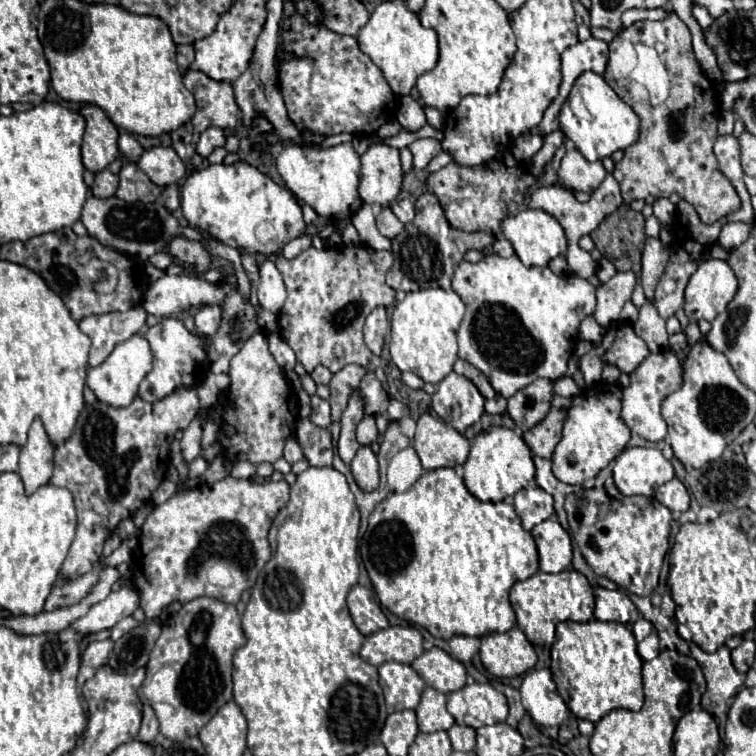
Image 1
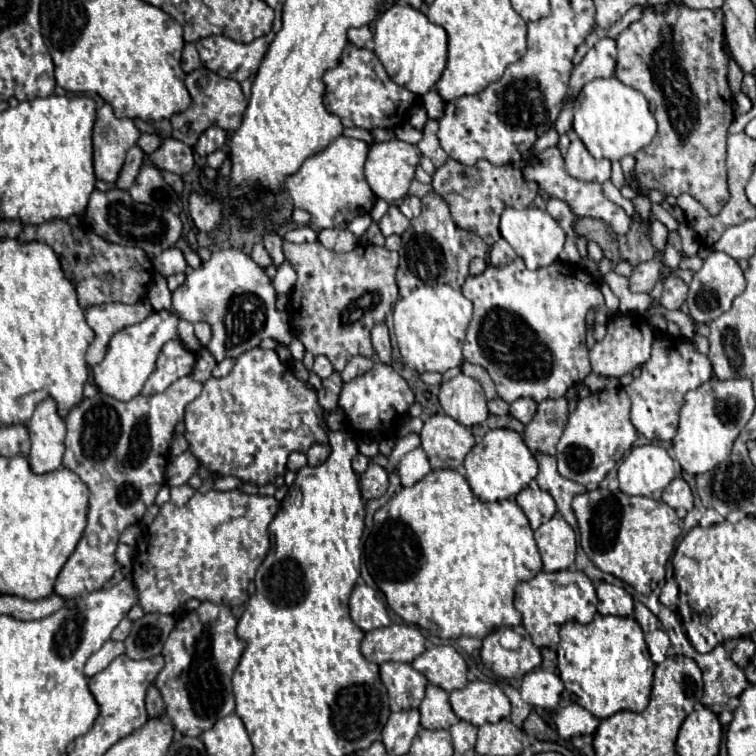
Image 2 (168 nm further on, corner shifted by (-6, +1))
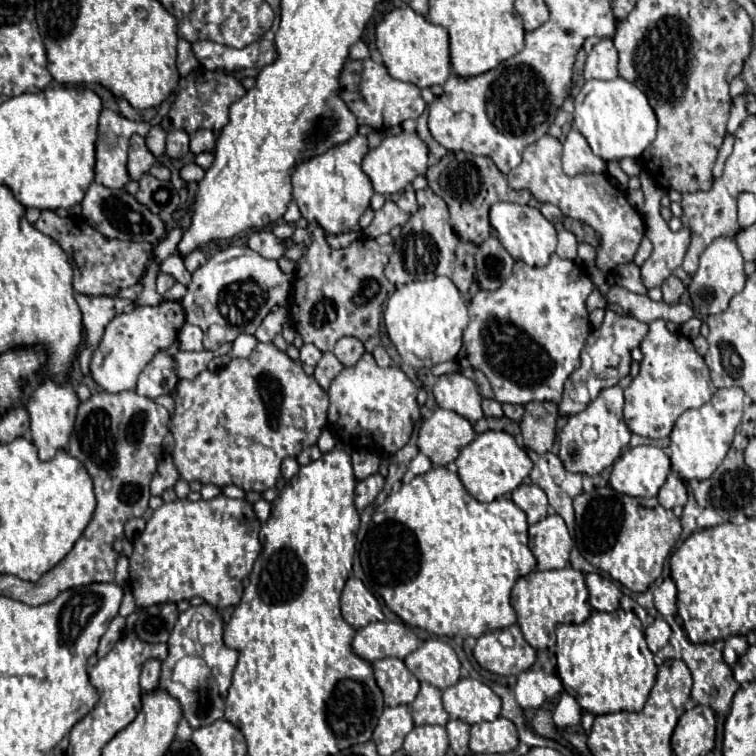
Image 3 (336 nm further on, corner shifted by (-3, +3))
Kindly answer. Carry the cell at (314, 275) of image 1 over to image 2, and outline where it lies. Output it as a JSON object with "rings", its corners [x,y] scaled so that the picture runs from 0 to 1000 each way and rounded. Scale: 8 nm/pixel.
{"rings":[[[376,319],[373,324],[378,345],[389,353],[394,369],[384,385],[384,419],[386,419],[386,435],[389,443],[399,451],[405,464],[413,470],[431,470],[439,480],[439,485],[452,493],[463,472],[479,470],[492,472],[495,462],[489,454],[489,435],[508,425],[511,414],[519,409],[519,403],[526,396],[526,380],[521,372],[524,356],[526,356],[526,335],[513,332],[500,324],[474,324],[468,332],[447,335],[431,329],[426,321],[384,321]]]}

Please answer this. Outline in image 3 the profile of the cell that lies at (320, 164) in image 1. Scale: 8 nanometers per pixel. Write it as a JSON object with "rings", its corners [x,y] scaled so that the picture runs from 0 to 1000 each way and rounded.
{"rings":[[[470,179],[464,187],[435,197],[425,208],[403,213],[390,224],[385,234],[388,266],[396,271],[396,279],[406,292],[419,292],[430,306],[440,311],[459,308],[472,300],[475,287],[483,282],[496,255],[491,237],[478,224],[478,213],[485,200],[485,181]]]}

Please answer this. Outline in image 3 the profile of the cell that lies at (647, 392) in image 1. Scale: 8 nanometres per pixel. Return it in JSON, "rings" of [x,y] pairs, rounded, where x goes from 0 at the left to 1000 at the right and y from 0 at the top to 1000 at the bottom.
{"rings":[[[877,422],[858,427],[858,440],[848,451],[845,462],[851,467],[848,491],[827,515],[827,560],[835,573],[848,578],[885,578],[901,546],[927,538],[943,525],[946,512],[938,499],[938,485],[919,464],[914,448],[901,440],[888,440]]]}

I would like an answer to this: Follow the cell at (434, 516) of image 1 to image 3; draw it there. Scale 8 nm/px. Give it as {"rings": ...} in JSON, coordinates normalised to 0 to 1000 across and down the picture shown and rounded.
{"rings":[[[573,618],[567,626],[562,628],[552,628],[546,631],[546,636],[530,642],[530,647],[525,652],[517,652],[507,668],[501,668],[493,679],[493,692],[485,702],[485,710],[480,713],[480,721],[478,721],[478,747],[480,747],[480,755],[491,771],[491,779],[507,790],[509,800],[533,819],[533,824],[538,824],[541,829],[557,829],[567,837],[575,837],[581,843],[602,843],[602,840],[610,840],[610,843],[634,843],[639,837],[649,837],[649,835],[657,835],[657,832],[668,832],[673,827],[679,827],[684,821],[681,816],[681,808],[676,803],[676,779],[681,774],[681,769],[687,763],[692,763],[694,758],[702,758],[710,747],[705,731],[700,729],[700,724],[694,726],[694,708],[697,708],[697,687],[694,687],[694,679],[676,663],[676,660],[655,660],[649,665],[634,665],[628,657],[623,657],[618,652],[618,647],[612,644],[610,634],[604,626],[597,626],[591,623],[589,618]]]}

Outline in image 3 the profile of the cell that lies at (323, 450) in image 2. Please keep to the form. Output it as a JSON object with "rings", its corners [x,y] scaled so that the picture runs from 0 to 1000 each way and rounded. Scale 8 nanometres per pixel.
{"rings":[[[406,591],[406,594],[401,594],[396,602],[393,602],[393,612],[396,615],[406,615],[409,610],[419,610],[419,604],[425,604],[425,597],[422,597],[422,591]]]}

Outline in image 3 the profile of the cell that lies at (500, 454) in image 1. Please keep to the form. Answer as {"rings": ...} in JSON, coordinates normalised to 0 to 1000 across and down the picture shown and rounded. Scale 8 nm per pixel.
{"rings":[[[642,570],[631,575],[631,581],[626,581],[618,591],[610,594],[607,604],[602,607],[602,615],[610,639],[631,663],[652,663],[676,652],[692,639],[692,634],[702,626],[705,618],[694,594],[684,591],[679,575],[668,570]]]}

